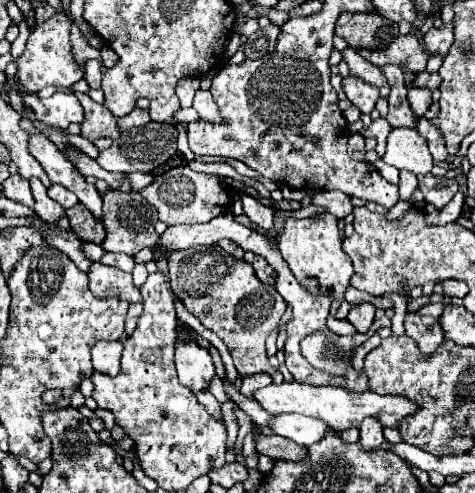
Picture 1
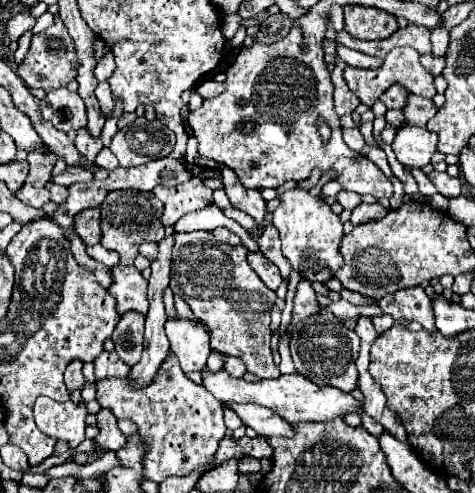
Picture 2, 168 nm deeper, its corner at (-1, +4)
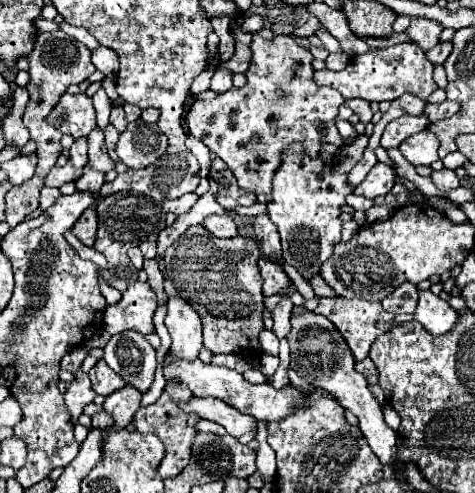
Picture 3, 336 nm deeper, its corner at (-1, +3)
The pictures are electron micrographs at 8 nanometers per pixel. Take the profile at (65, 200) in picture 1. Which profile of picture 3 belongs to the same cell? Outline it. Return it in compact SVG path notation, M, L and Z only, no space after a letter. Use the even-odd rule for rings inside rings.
M44 186L42 192L40 192L40 208L46 210L48 206L52 206L60 196L60 190L58 188L50 188L50 186Z

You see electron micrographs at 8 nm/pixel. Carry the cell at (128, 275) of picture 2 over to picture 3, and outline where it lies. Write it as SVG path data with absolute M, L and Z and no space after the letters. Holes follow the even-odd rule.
M134 282L118 304L112 304L104 312L104 328L108 334L120 334L126 328L134 328L142 334L154 332L152 316L156 310L156 294L148 282Z

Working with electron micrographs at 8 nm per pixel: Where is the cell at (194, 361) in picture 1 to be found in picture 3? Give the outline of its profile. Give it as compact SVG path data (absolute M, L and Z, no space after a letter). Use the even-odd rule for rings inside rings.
M170 296L164 324L172 338L170 354L180 360L196 360L202 348L202 324L198 312L180 296Z

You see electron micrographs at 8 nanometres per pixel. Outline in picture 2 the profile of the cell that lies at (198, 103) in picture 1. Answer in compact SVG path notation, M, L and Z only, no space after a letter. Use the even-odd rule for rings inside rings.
M206 79L196 87L196 93L200 93L204 99L212 99L212 97L218 97L224 89L226 89L224 83L216 83L214 79Z

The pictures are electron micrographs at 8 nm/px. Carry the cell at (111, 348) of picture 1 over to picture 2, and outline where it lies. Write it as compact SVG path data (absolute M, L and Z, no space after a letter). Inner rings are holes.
M104 351L96 361L94 361L94 369L96 369L96 381L100 379L108 379L108 377L126 377L130 373L130 367L126 367L126 363L122 363L118 359L118 355L114 355L114 351Z

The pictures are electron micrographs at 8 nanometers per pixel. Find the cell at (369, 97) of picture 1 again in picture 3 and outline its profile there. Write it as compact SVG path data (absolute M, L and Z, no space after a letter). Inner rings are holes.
M404 42L384 48L384 52L368 50L366 54L354 56L348 62L348 66L340 72L332 72L328 68L318 70L314 74L314 80L322 86L336 88L344 98L364 98L368 102L382 102L382 100L394 100L404 92L410 92L420 100L428 100L428 96L438 88L432 80L432 70L434 66L426 60L424 50L420 50L412 42Z

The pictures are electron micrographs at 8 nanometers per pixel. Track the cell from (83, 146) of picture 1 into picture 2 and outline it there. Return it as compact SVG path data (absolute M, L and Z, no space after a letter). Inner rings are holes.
M103 148L98 153L95 162L102 168L112 171L119 166L119 162L109 148Z

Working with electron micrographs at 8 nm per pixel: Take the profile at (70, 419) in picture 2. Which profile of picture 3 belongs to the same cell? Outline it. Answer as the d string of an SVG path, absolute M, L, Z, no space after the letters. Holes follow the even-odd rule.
M78 370L74 376L76 376L76 380L74 380L72 384L68 384L68 390L66 390L66 394L64 394L68 412L70 412L70 422L72 422L72 426L78 424L78 418L80 418L84 406L86 406L88 402L92 402L94 396L96 396L96 392L90 388L88 374L84 374L82 370Z

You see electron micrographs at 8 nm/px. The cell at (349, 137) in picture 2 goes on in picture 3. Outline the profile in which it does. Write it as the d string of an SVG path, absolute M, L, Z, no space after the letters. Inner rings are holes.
M336 118L336 126L338 126L338 132L342 134L342 138L346 138L346 140L356 140L358 138L358 132L356 132L356 128L348 122L348 120L340 120L340 118Z

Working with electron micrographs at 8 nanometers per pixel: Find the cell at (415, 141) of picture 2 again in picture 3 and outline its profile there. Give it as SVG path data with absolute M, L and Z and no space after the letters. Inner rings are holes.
M422 130L406 138L398 148L412 166L420 166L420 164L430 166L432 162L438 160L438 146L440 146L438 138L430 130Z

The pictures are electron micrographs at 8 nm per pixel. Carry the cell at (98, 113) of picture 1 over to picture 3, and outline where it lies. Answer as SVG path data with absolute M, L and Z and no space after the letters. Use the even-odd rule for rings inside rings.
M88 164L82 168L82 176L76 180L76 188L82 192L98 192L100 186L104 184L104 172L94 172Z

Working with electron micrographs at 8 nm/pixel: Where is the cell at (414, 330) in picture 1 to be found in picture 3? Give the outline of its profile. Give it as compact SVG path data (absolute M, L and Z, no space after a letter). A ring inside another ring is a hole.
M402 284L392 294L382 300L382 308L390 314L414 314L418 306L418 288L416 284Z

